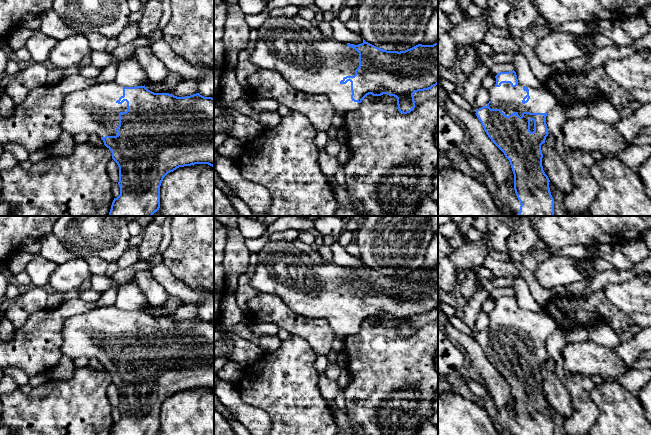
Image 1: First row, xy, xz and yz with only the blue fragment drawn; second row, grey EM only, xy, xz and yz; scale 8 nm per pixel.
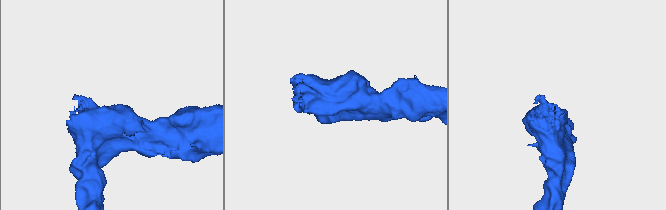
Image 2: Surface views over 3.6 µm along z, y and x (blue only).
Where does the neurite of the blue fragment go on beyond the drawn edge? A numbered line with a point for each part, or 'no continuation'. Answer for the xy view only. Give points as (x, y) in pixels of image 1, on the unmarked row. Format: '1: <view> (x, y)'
1: xy (93, 334)

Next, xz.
1: xz (315, 290)

